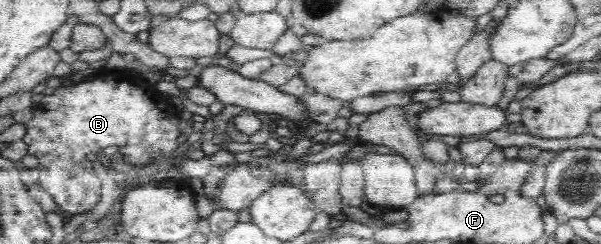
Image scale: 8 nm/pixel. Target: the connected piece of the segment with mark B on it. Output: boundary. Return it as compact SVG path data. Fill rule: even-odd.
M88 78L70 86L54 88L51 95L37 104L32 118L25 123L26 133L22 142L26 144L28 155L38 157L38 181L50 193L62 210L75 215L83 214L94 208L100 201L101 183L92 165L92 151L118 145L123 160L129 164L145 167L151 158L167 155L176 149L176 137L180 135L178 108L149 86L145 79L108 80Z

